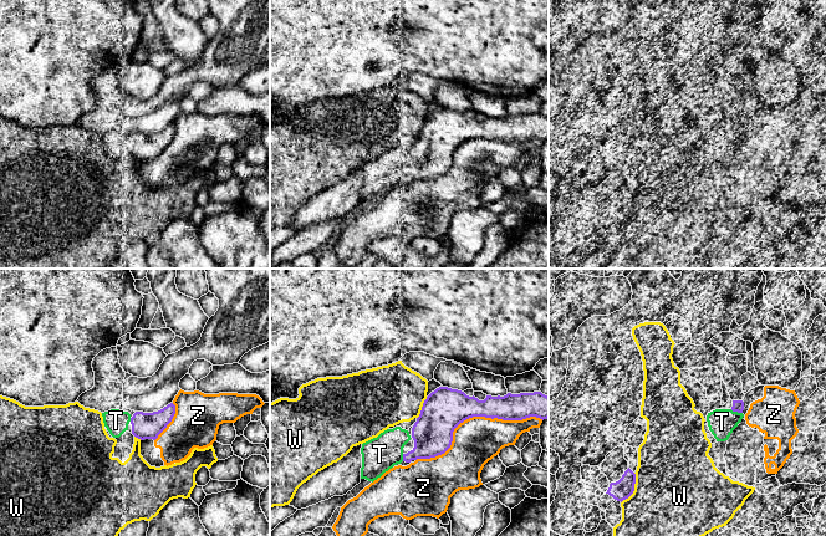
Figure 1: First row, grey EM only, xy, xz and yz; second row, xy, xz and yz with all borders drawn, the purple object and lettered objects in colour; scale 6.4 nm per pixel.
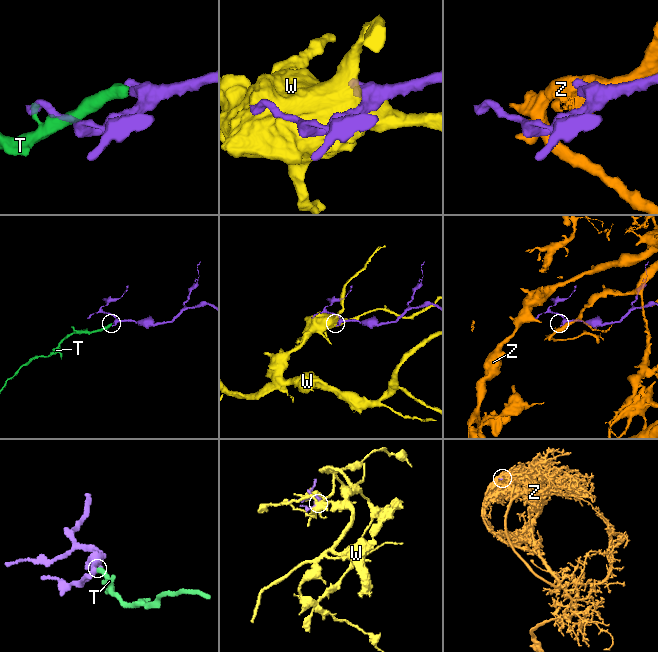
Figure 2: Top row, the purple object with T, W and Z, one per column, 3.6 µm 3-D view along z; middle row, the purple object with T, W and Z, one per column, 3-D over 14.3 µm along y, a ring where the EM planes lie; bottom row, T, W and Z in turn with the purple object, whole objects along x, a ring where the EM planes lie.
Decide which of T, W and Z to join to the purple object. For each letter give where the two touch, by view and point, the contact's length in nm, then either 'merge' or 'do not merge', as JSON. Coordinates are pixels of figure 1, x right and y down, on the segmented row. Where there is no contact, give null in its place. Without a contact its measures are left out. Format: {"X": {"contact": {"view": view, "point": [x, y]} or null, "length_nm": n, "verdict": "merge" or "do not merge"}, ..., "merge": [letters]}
{"T": {"contact": {"view": "yz", "point": [737, 411]}, "length_nm": 80, "verdict": "merge"}, "W": {"contact": {"view": "yz", "point": [633, 489]}, "length_nm": 220, "verdict": "do not merge"}, "Z": {"contact": {"view": "xz", "point": [473, 415]}, "length_nm": 850, "verdict": "do not merge"}, "merge": ["T"]}

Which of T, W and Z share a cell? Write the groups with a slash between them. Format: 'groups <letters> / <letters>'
groups T / W / Z

